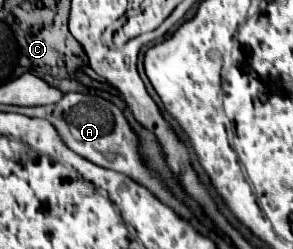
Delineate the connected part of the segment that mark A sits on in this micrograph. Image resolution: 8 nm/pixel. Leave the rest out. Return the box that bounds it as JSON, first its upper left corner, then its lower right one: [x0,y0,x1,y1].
[17,94,189,212]

